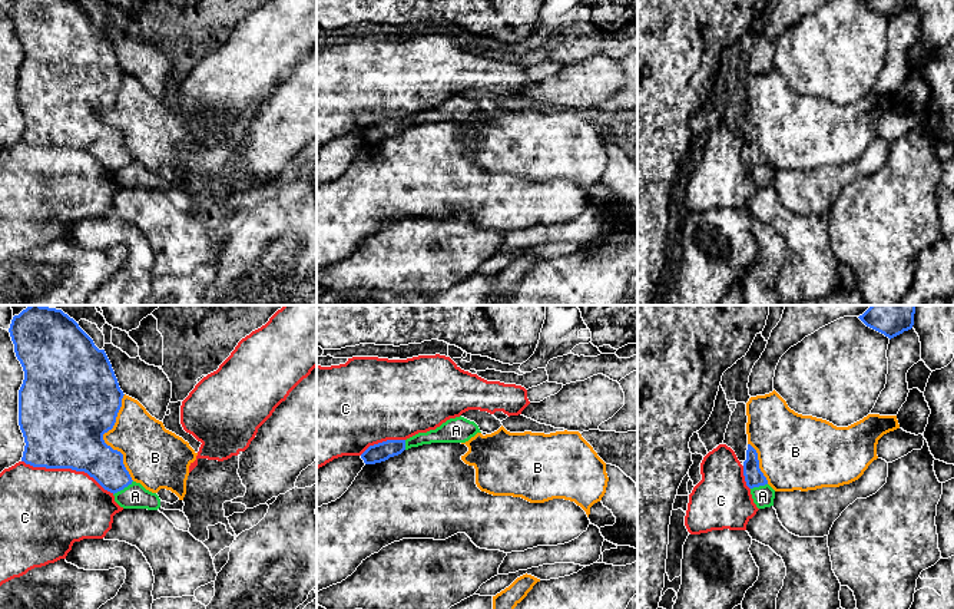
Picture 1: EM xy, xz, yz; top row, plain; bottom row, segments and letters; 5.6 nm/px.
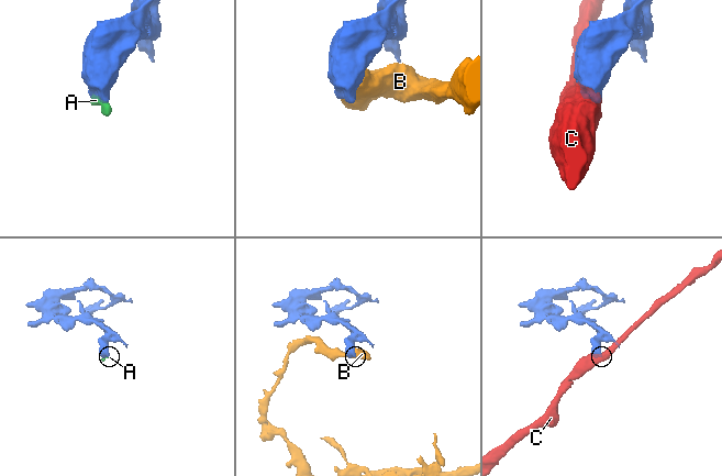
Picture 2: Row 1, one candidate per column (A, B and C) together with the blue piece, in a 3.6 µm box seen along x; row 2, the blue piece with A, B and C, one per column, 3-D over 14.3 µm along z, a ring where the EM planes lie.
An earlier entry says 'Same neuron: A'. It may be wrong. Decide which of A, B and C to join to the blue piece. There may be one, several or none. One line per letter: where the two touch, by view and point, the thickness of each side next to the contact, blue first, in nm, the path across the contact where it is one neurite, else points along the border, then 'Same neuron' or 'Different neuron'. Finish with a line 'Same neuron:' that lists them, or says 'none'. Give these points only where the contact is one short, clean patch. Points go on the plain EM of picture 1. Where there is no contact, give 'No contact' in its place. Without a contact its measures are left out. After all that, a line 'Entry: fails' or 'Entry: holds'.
A: Touches blue at xy (122, 168). Thickness 200 nm (blue) against 140 nm. Different neuron
B: Touches blue at xy (102, 118). Thickness 480 nm (blue) against 280 nm. Different neuron
C: Touches blue at xy (68, 146). Thickness 460 nm (blue) against 440 nm. Different neuron
Same neuron: none
Entry: fails

